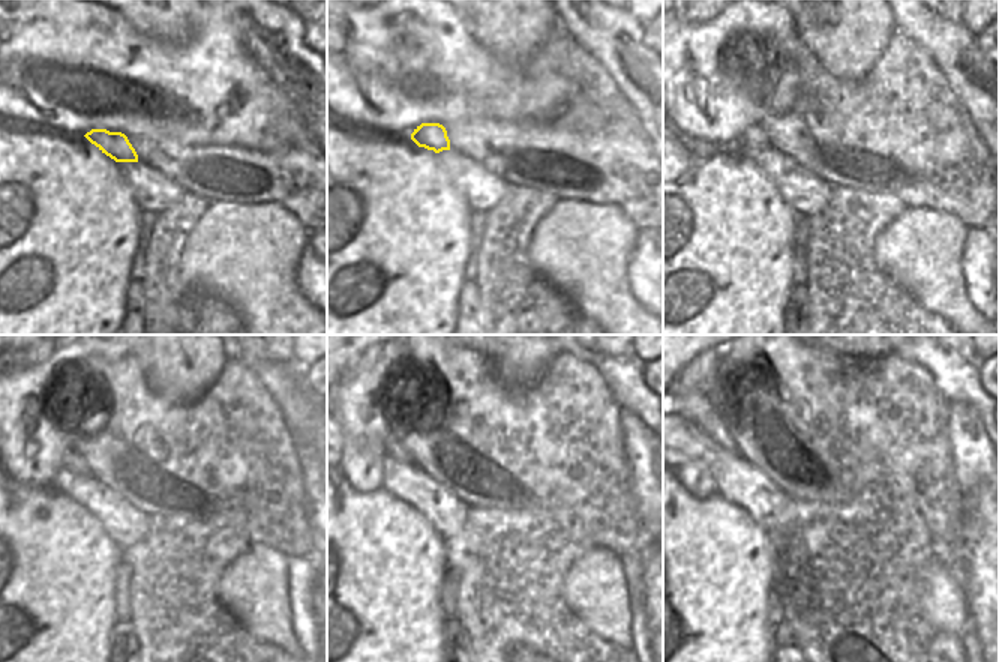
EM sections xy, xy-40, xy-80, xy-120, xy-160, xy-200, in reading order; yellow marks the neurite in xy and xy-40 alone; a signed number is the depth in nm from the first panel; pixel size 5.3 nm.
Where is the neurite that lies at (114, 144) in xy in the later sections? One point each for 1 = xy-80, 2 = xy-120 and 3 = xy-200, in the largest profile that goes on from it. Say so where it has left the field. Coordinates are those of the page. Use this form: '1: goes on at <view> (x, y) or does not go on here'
1: goes on at xy-80 (755, 135)
2: goes on at xy-120 (74, 461)
3: goes on at xy-200 (696, 407)

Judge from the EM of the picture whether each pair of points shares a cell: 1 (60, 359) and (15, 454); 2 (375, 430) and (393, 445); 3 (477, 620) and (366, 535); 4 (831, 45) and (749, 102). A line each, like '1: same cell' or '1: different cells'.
1: same cell
2: different cells
3: different cells
4: different cells

